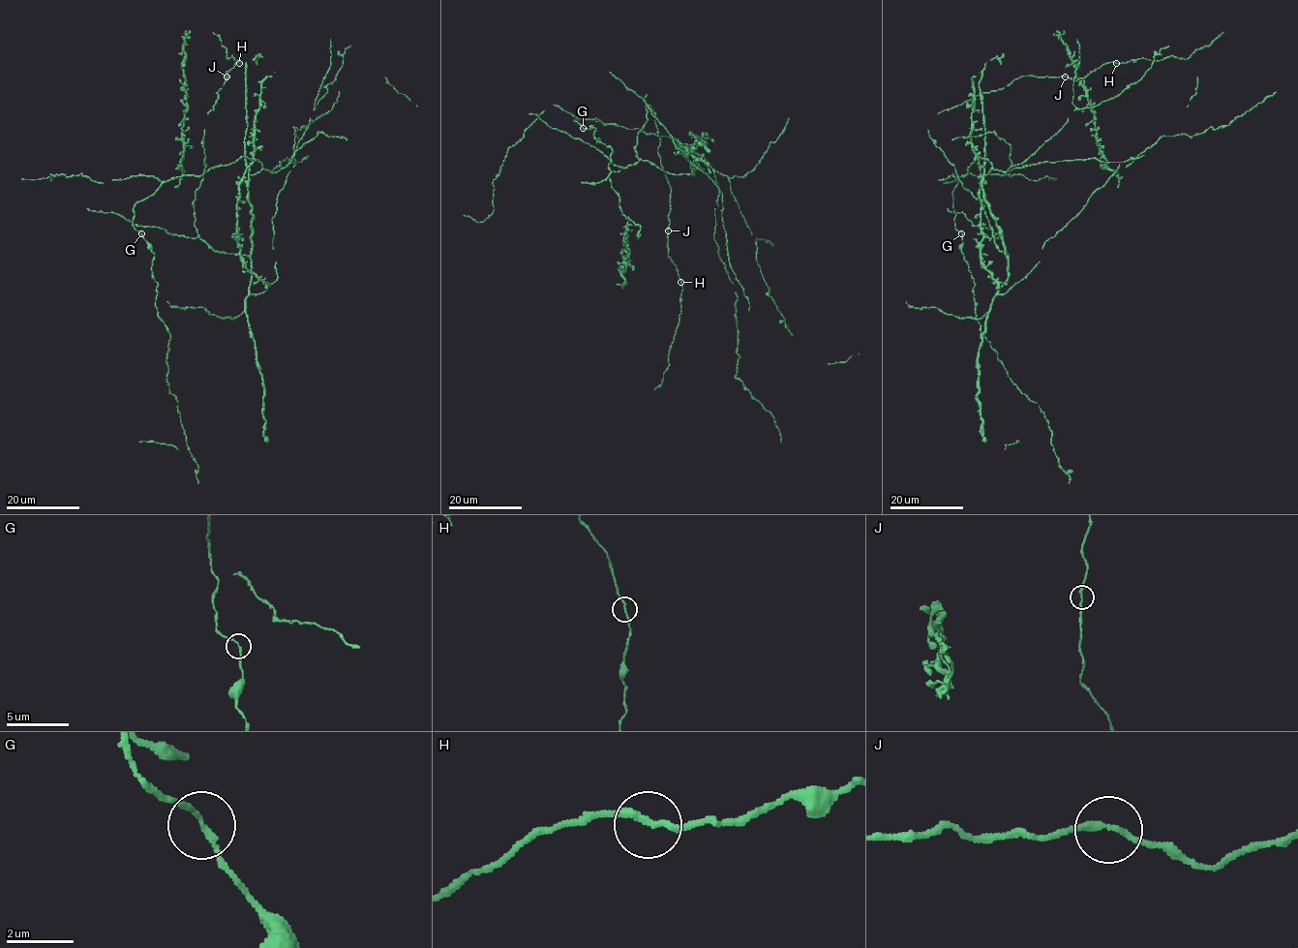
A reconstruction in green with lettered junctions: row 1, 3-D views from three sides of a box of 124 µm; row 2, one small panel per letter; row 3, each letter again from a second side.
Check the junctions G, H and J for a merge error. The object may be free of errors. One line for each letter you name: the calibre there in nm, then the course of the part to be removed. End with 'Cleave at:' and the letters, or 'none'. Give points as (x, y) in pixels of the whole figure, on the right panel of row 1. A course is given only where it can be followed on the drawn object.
Cleave at: none

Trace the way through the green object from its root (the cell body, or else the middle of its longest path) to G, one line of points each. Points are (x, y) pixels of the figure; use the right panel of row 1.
G: (998, 225), (981, 184), (981, 176), (992, 165), (979, 156), (958, 178), (952, 192), (954, 226), (962, 233)

